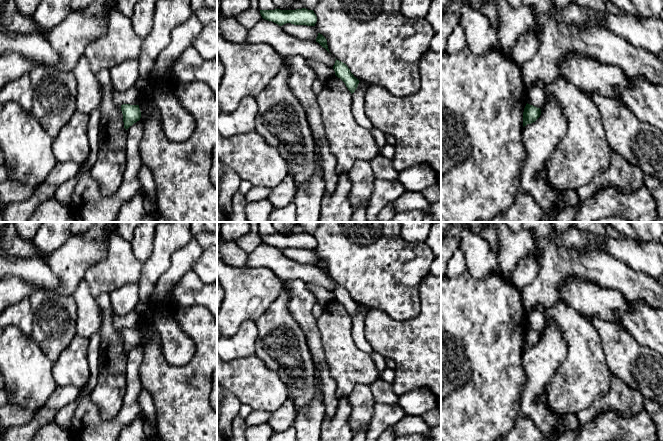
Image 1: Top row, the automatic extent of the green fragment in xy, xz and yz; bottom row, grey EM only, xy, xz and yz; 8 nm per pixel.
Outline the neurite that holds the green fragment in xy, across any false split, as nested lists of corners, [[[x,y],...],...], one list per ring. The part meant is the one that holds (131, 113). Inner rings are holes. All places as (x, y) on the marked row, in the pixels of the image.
[[[123,104],[121,105],[121,111],[123,114],[124,128],[126,130],[141,118],[139,105]]]

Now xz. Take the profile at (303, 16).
[[[306,8],[296,10],[260,10],[260,14],[263,19],[272,21],[279,26],[286,23],[315,26],[317,22],[317,16],[314,11]]]

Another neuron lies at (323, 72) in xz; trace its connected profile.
[[[307,59],[308,64],[314,69],[317,79],[326,82],[329,78],[335,76],[333,67],[329,67],[315,59]]]

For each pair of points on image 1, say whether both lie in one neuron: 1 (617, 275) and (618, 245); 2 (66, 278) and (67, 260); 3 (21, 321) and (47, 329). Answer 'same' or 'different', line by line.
1: different
2: same
3: different

